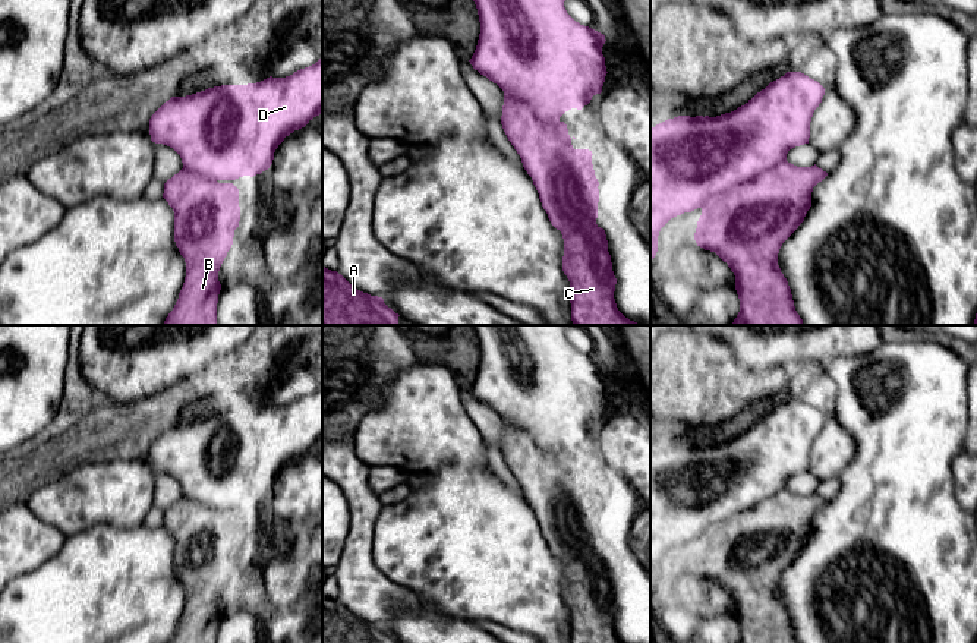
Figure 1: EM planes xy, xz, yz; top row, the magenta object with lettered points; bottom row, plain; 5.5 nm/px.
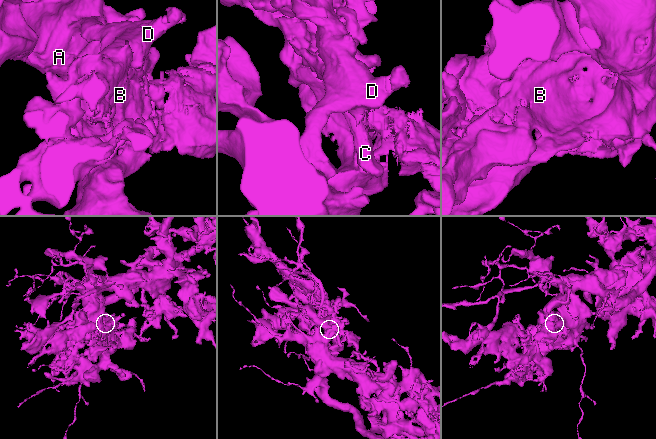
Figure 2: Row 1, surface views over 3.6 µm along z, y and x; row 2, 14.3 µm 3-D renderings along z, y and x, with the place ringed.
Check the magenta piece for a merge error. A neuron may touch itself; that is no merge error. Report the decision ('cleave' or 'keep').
cleave

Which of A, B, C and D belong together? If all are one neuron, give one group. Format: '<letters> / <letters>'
A D / B C

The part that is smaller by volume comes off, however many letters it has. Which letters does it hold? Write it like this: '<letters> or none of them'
B, C

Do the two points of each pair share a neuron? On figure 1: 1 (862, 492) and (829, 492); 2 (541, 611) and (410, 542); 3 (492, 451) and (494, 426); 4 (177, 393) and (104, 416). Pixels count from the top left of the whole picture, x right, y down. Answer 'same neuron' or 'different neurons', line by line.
1: different neurons
2: same neuron
3: different neurons
4: same neuron

